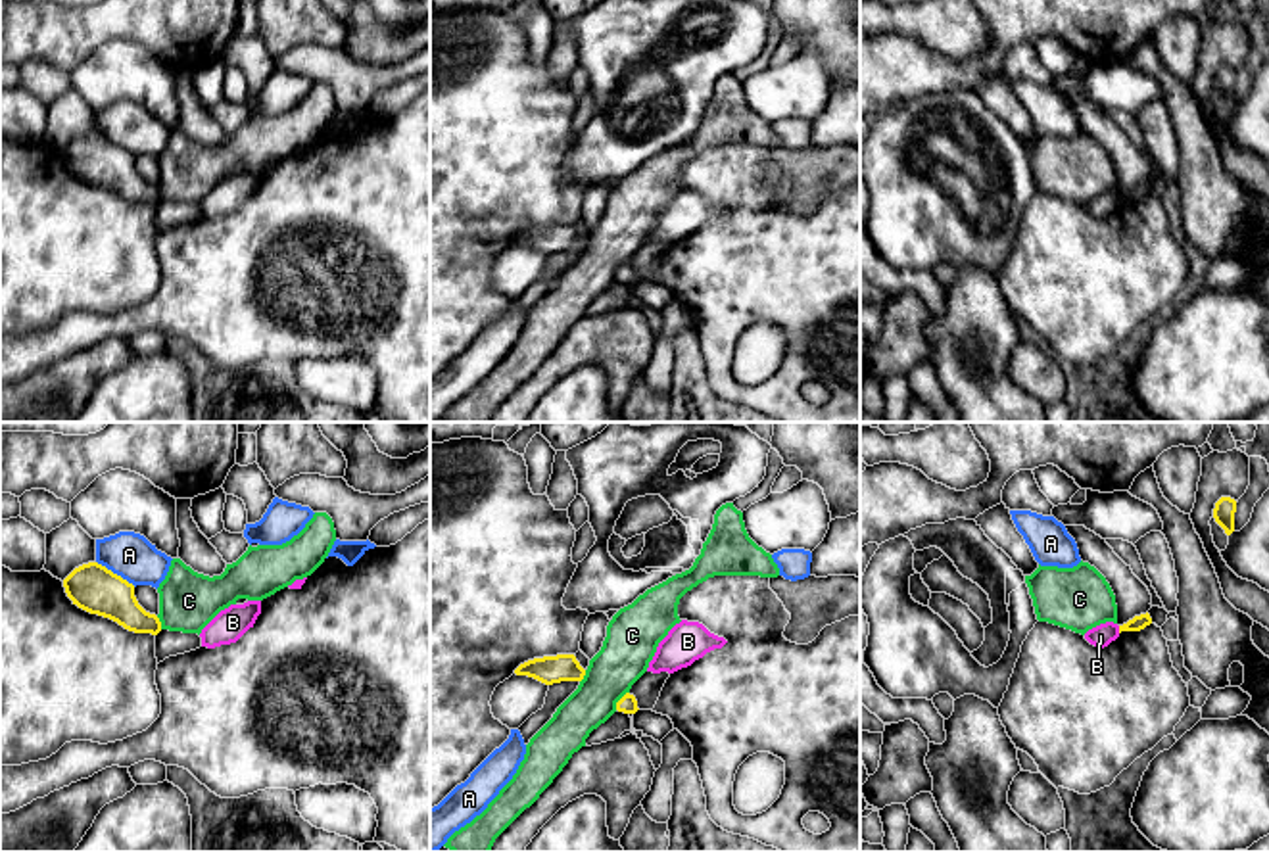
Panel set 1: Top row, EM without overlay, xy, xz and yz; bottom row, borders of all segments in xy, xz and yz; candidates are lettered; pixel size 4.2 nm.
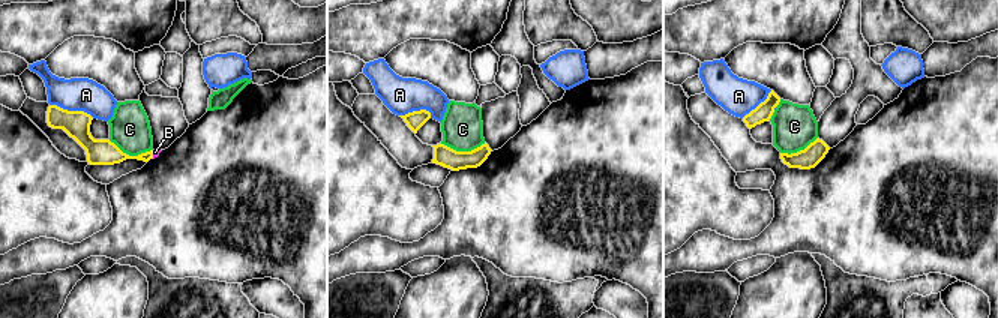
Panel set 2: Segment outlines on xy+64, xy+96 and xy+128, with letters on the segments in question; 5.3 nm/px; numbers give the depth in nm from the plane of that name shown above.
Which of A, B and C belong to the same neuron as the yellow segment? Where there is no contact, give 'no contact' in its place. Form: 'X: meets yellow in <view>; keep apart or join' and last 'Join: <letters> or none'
A: meets yellow in xy; keep apart
B: meets yellow in yz; keep apart
C: meets yellow in xz; keep apart
Join: none

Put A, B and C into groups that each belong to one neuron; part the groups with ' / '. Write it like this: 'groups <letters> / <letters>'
groups A / B / C

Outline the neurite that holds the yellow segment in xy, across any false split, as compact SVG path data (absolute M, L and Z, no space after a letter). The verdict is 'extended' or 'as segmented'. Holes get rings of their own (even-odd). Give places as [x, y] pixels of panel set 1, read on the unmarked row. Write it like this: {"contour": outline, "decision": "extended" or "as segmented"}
{"contour": "M98 132L75 138L63 157L73 175L90 184L109 188L134 203L161 201L159 188L138 175L134 155Z", "decision": "as segmented"}

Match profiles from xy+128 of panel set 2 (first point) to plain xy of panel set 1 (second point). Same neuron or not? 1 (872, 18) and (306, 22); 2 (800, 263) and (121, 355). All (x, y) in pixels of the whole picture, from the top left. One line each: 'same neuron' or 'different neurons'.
1: same neuron
2: different neurons

